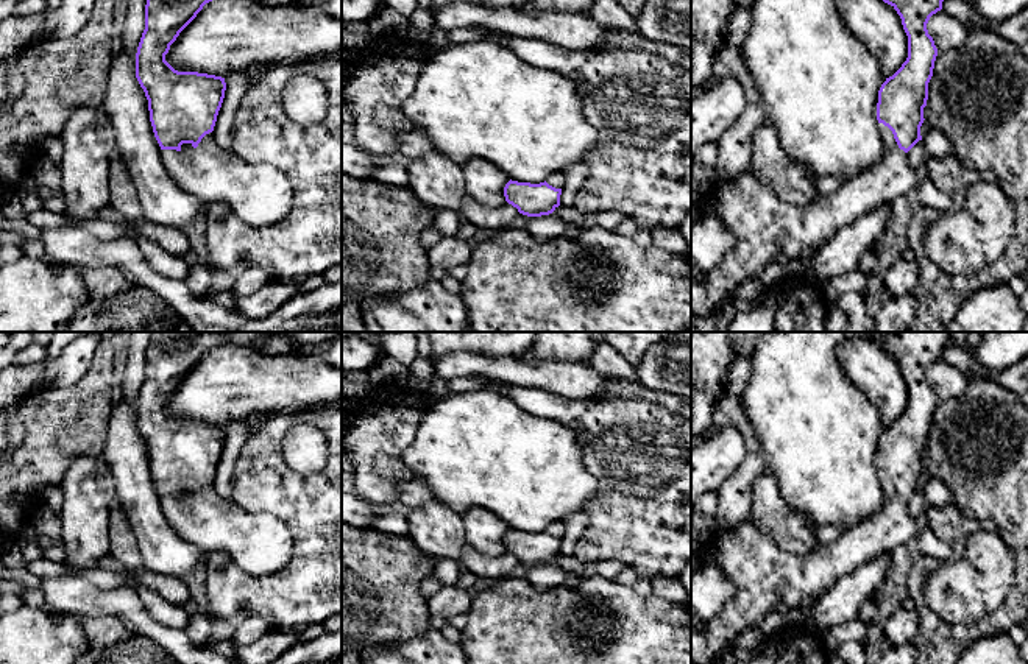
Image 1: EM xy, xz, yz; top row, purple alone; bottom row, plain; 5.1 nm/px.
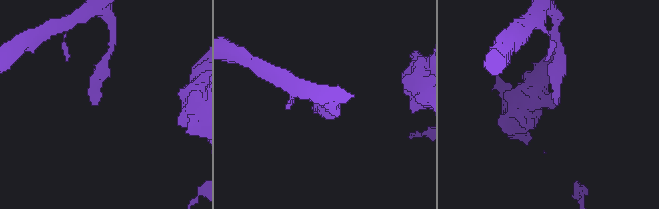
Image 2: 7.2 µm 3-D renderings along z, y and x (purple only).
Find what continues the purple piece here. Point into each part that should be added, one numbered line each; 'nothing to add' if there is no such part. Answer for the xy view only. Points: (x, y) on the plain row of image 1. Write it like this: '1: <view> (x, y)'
1: xy (261, 544)

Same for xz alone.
1: xz (557, 529)

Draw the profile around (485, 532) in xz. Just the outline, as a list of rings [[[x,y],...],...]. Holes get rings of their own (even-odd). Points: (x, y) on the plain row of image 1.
[[[474,508],[463,514],[466,542],[488,556],[505,553],[504,536],[510,527],[488,511]]]

